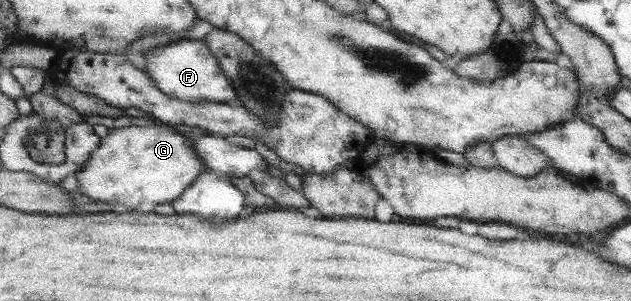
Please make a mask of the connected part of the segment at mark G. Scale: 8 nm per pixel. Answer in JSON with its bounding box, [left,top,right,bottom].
[75,122,206,213]

